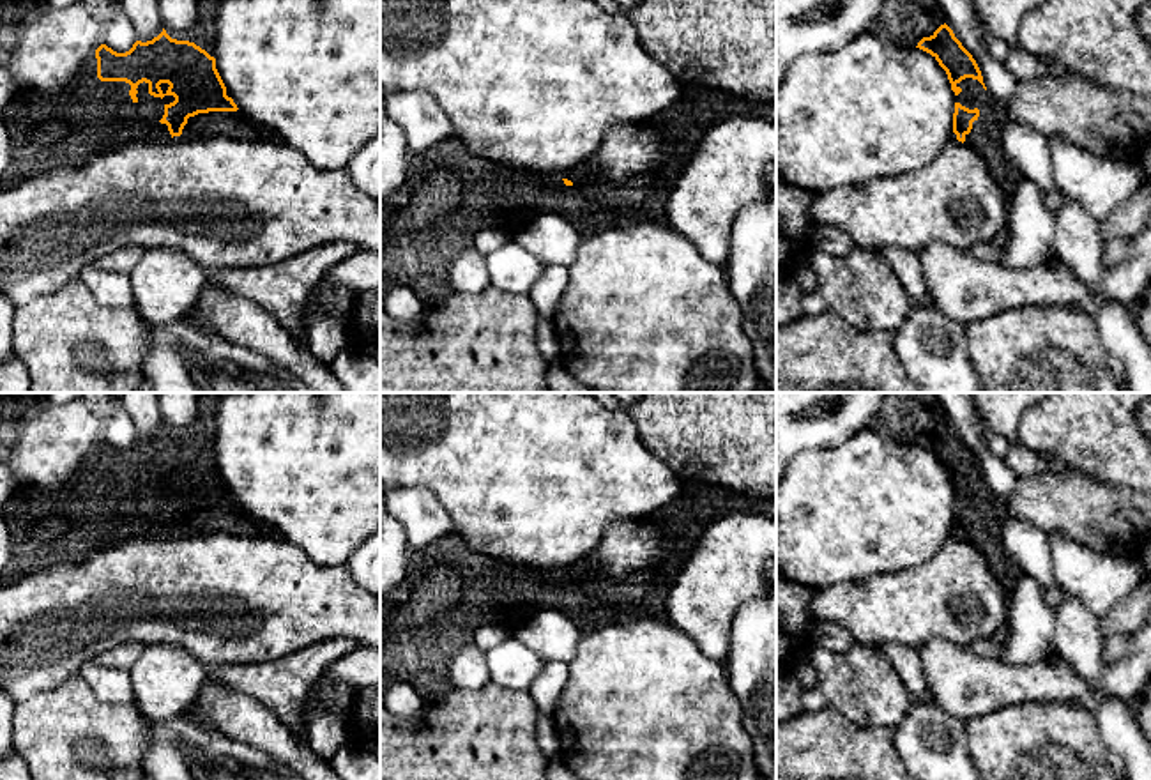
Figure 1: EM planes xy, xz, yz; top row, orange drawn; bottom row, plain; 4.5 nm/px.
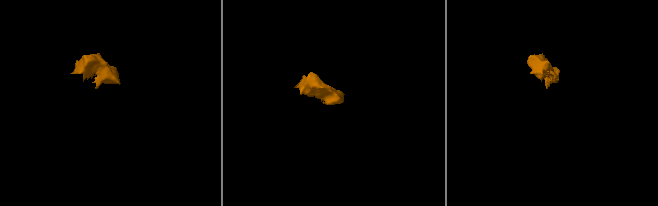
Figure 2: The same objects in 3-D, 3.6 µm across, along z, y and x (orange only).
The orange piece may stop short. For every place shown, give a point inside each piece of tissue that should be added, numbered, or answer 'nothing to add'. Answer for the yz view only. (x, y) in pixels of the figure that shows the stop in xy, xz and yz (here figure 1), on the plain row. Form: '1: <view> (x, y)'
1: yz (985, 533)

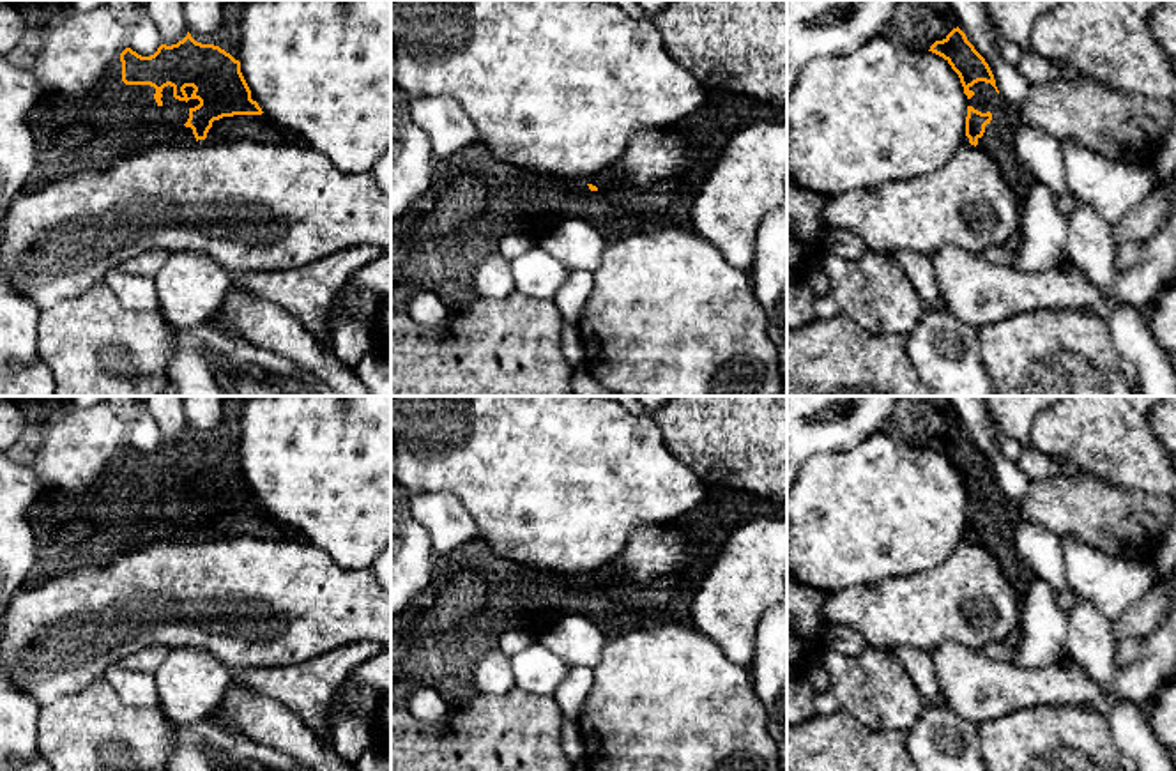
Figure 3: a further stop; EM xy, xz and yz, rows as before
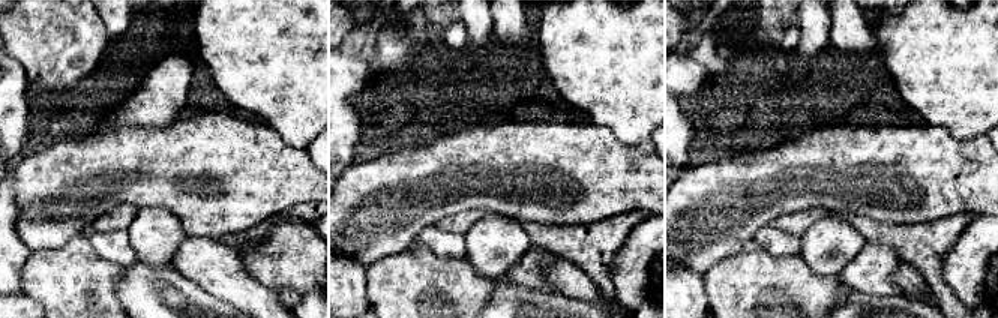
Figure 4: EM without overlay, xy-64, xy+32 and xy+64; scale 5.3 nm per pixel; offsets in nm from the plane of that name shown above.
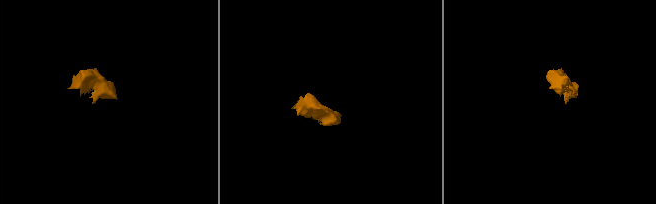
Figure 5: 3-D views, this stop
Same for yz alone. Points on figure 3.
1: yz (998, 536)

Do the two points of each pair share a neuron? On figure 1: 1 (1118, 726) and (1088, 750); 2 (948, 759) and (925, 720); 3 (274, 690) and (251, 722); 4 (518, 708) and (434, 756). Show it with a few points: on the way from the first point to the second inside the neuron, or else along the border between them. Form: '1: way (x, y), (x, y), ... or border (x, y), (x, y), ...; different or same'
1: border (1091, 711), (1100, 741), (1109, 754); different
2: way (939, 750), (927, 738), (927, 729); same
3: border (227, 685), (259, 699), (294, 733); different
4: way (497, 727), (469, 756), (455, 756); same

